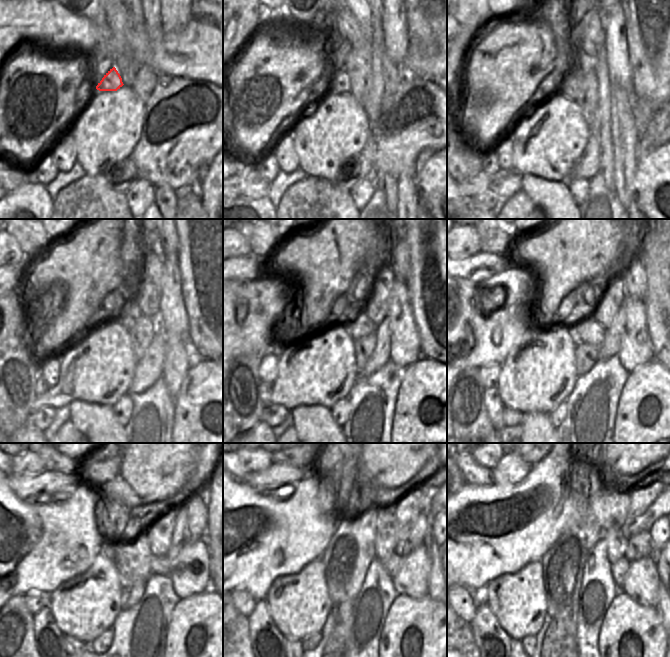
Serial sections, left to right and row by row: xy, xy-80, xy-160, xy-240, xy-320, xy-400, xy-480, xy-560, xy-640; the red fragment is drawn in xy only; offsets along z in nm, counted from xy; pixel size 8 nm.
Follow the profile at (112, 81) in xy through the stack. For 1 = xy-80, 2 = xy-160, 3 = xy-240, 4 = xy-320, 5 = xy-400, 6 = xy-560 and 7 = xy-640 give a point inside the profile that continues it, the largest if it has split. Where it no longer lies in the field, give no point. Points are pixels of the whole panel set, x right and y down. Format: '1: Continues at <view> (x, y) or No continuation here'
1: Continues at xy-80 (339, 82)
2: Continues at xy-160 (569, 85)
3: Continues at xy-240 (129, 312)
4: Continues at xy-320 (360, 326)
5: Continues at xy-400 (590, 331)
6: Continues at xy-560 (393, 564)
7: Continues at xy-640 (620, 568).

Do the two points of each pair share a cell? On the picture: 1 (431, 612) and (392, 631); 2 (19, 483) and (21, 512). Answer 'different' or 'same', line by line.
1: same
2: different

